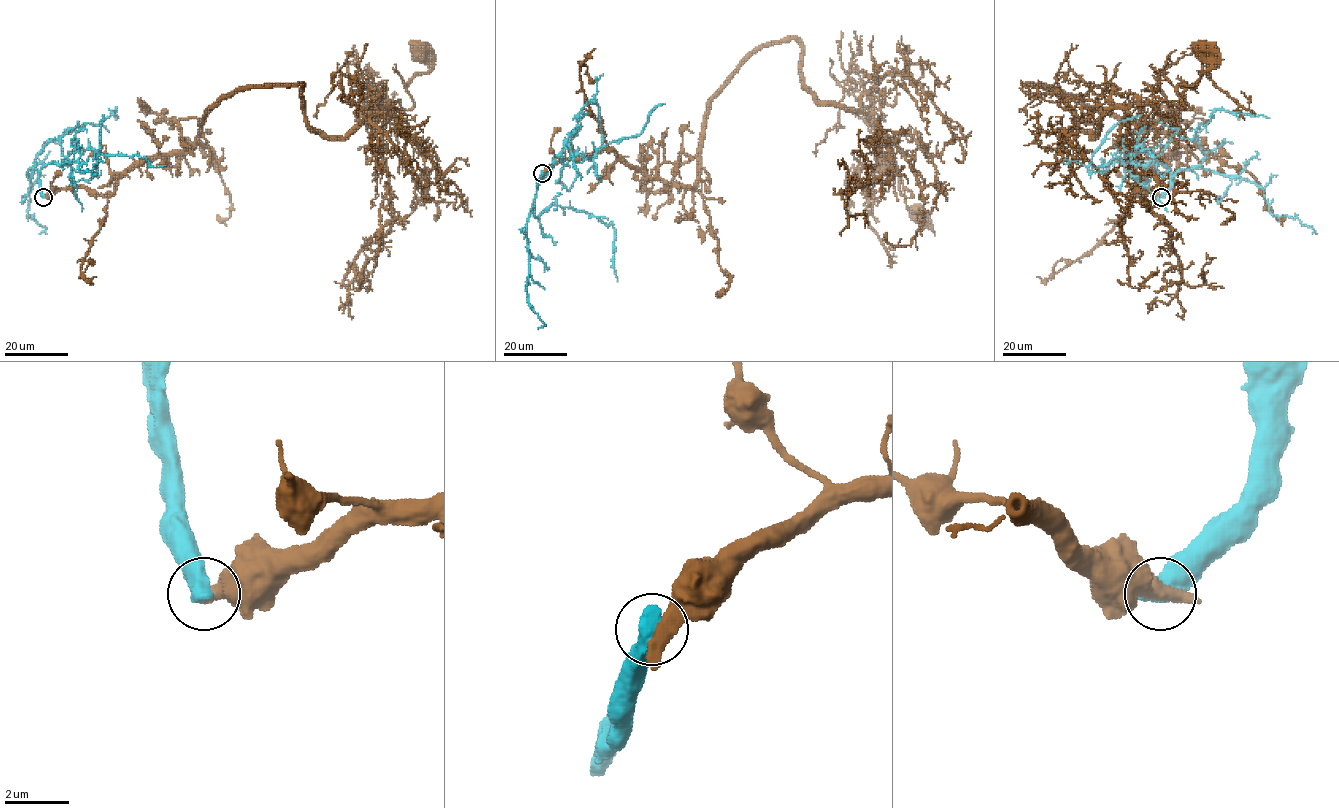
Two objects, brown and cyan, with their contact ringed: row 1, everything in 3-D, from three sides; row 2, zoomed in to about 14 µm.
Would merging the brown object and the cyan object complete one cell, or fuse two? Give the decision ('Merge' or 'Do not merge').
Do not merge

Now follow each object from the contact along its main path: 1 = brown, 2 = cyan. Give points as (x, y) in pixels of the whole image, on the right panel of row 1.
1: (1161, 197), (1137, 187), (1166, 135), (1027, 85), (1095, 136), (1114, 107), (1184, 110), (1203, 49)
2: (1161, 197), (1176, 173), (1195, 168), (1202, 159), (1205, 154), (1193, 140), (1214, 111), (1270, 118)

